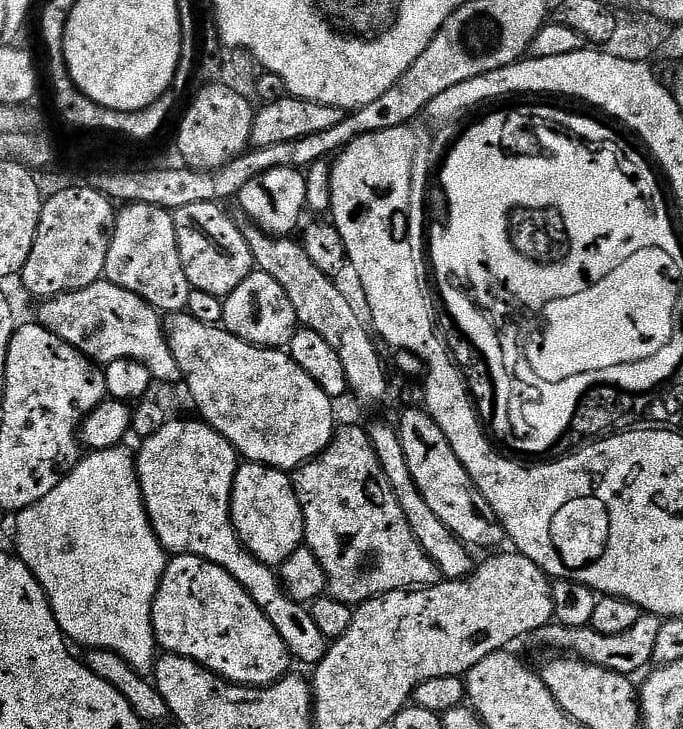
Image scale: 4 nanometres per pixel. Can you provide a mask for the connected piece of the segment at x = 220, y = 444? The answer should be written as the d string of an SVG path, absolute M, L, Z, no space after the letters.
M193 418L193 420L169 419L167 424L162 425L153 436L147 437L141 444L144 445L141 446L140 452L138 451L138 455L136 456L136 474L140 478L140 492L144 496L144 506L148 509L148 519L152 525L152 530L155 532L157 540L160 541L160 547L164 549L165 553L171 554L172 556L197 556L203 560L209 560L212 564L226 569L242 587L249 590L270 587L272 584L272 576L274 580L273 569L269 567L269 565L263 564L260 560L255 560L255 558L248 553L248 549L245 548L244 545L240 543L239 538L236 537L236 529L232 527L232 483L236 477L238 467L238 453L236 449L233 448L224 437L217 434L215 430L196 418Z

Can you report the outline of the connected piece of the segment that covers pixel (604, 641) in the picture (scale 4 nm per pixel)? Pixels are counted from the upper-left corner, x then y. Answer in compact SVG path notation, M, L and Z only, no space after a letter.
M641 614L638 622L622 634L598 634L591 626L586 628L566 628L563 626L549 626L539 633L538 639L552 648L569 648L569 653L575 654L579 659L605 668L611 672L633 674L639 668L649 667L654 654L654 640L662 623L661 617L651 614Z

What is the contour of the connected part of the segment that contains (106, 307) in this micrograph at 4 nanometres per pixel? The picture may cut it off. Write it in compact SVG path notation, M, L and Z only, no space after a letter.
M101 278L82 290L65 292L43 304L46 305L40 310L39 323L57 341L64 343L65 340L72 347L69 349L75 350L81 357L89 361L97 360L100 364L112 364L115 360L137 360L152 370L156 380L177 379L176 360L168 348L161 315L149 307L141 296Z

